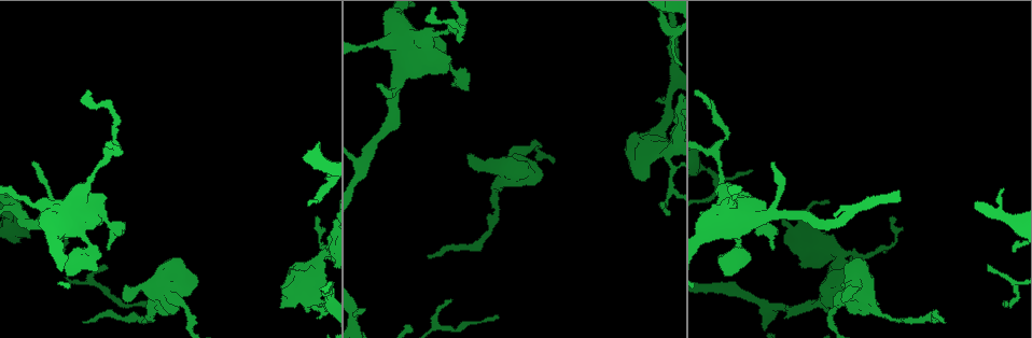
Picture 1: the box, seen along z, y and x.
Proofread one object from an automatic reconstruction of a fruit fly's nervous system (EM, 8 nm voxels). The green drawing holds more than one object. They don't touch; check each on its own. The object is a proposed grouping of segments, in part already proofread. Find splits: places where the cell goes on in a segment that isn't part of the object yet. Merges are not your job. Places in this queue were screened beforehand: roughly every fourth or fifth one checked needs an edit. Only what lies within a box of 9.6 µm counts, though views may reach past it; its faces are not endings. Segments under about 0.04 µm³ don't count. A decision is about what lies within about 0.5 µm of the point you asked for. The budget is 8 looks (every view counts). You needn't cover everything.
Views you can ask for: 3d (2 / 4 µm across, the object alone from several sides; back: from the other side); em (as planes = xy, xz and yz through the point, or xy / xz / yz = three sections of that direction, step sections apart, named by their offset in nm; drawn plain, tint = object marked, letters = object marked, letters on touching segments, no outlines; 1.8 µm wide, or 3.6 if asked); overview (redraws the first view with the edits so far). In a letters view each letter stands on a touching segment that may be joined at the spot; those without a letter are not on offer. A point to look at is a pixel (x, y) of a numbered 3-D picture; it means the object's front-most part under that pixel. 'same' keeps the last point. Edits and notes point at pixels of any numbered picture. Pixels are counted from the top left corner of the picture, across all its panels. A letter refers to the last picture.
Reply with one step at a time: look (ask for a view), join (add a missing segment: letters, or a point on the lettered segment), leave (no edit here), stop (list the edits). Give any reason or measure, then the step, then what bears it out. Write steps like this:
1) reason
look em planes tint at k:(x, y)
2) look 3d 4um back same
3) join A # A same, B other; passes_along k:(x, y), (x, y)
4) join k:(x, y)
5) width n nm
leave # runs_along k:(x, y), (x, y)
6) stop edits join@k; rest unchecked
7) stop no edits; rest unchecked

look em planes letters at 1:(625, 149)

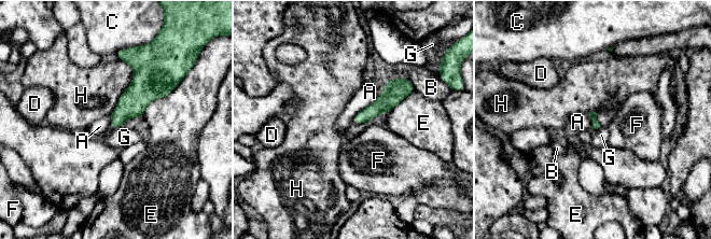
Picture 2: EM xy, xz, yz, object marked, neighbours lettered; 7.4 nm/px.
longest_contact H 440 nm
leave # A other, B other, C other, D other, E other, F other, G other, H other; none of them fits

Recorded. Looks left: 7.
branch stops here
look em planes letters at 1:(469, 155)

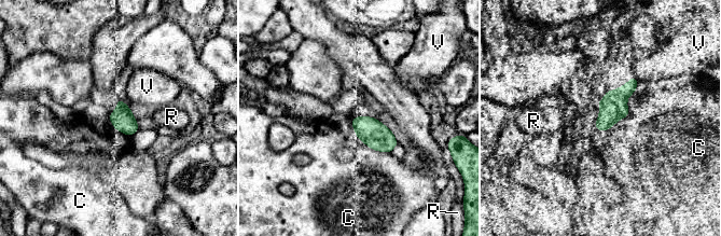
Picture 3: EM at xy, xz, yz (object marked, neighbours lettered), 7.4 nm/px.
width 170 nm
leave # C other, R other, V other; none of them fits

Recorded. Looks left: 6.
thick turns thin
look 3d 2um at 1:(152, 320)

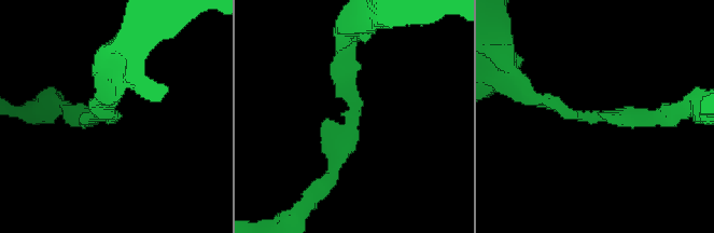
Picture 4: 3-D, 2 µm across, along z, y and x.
now the EM
look em xy step 8 letters at 4:(101, 116)

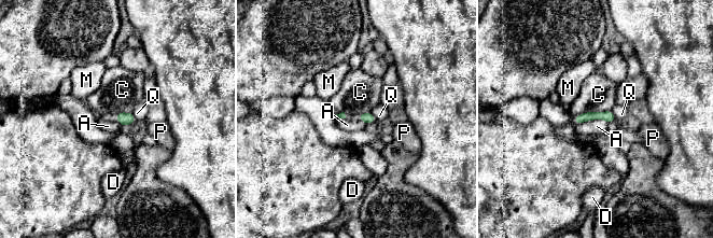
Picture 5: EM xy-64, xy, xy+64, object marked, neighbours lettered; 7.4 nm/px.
leave # A other, C other, D other, M other, P other, Q other; runs_along 5:(612, 117), (588, 115), (576, 121); no lettered segment goes on from it

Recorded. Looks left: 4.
branch stops here
look em 3.6um planes tint at 1:(774, 248)

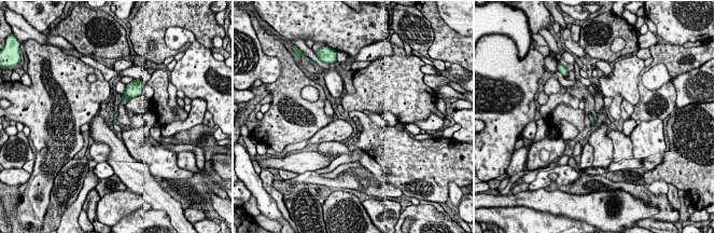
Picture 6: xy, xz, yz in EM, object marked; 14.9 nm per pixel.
look em 3.6um planes letters same

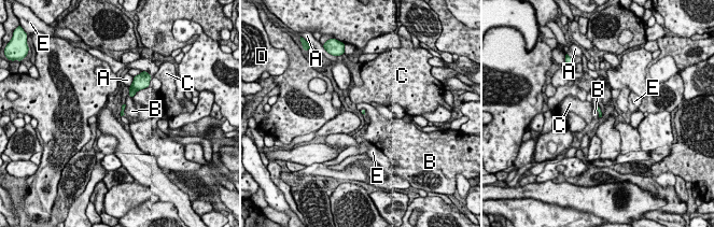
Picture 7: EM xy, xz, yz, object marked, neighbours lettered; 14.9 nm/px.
leave # A other, B other, C other, D other, E other; border 7:(125, 103), (124, 114); none of them fits

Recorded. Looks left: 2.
stop no edits; rest unchecked

